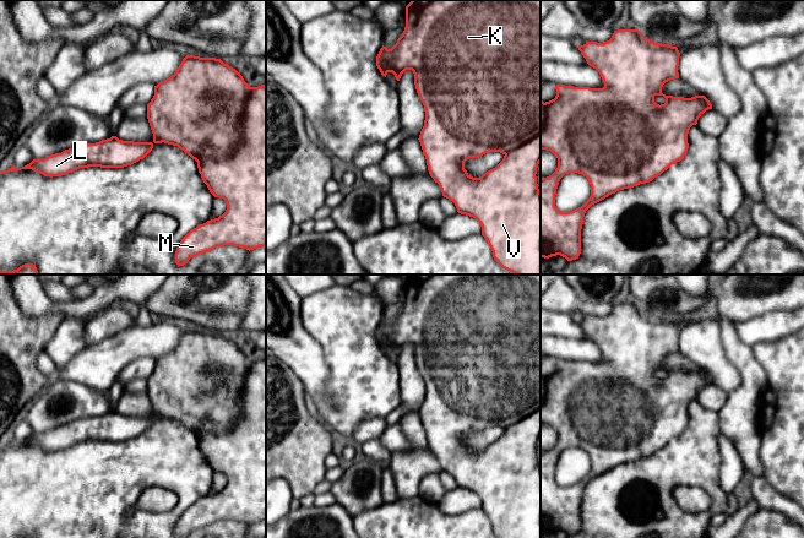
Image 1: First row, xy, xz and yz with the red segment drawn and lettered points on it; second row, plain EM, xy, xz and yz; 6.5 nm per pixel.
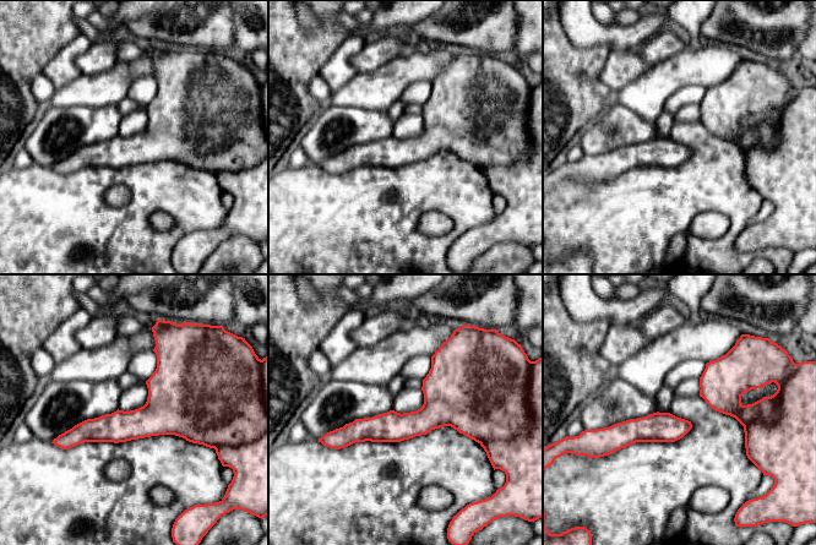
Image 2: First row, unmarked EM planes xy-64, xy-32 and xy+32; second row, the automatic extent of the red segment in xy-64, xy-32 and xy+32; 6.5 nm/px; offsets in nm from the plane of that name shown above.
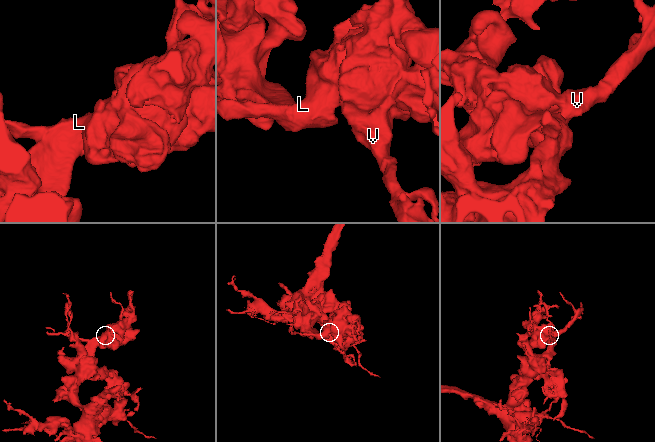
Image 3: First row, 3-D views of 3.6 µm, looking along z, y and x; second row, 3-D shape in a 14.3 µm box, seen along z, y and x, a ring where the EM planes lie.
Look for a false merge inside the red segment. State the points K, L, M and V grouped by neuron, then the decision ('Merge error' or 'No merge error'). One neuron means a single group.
Groups: K L M V. No merge error

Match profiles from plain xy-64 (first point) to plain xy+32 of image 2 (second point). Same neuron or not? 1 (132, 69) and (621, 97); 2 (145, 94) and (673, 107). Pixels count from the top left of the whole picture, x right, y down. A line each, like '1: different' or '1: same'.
1: same
2: same

